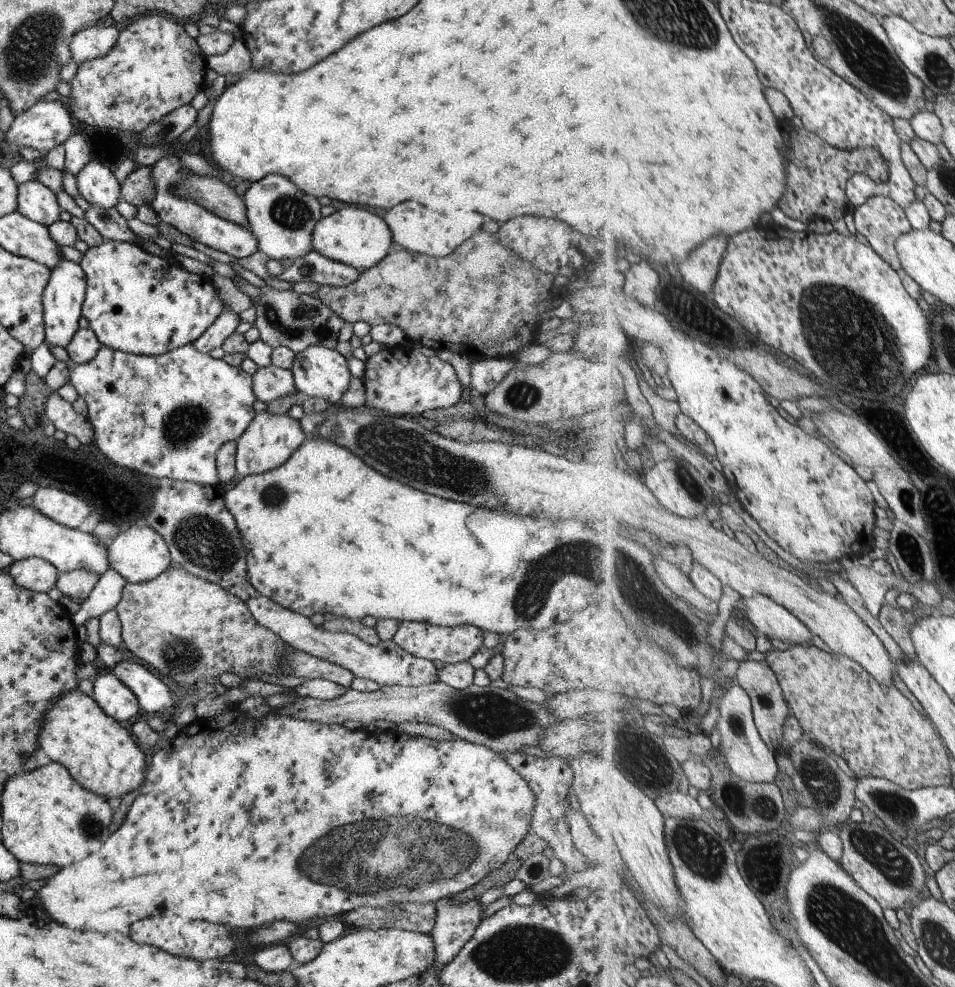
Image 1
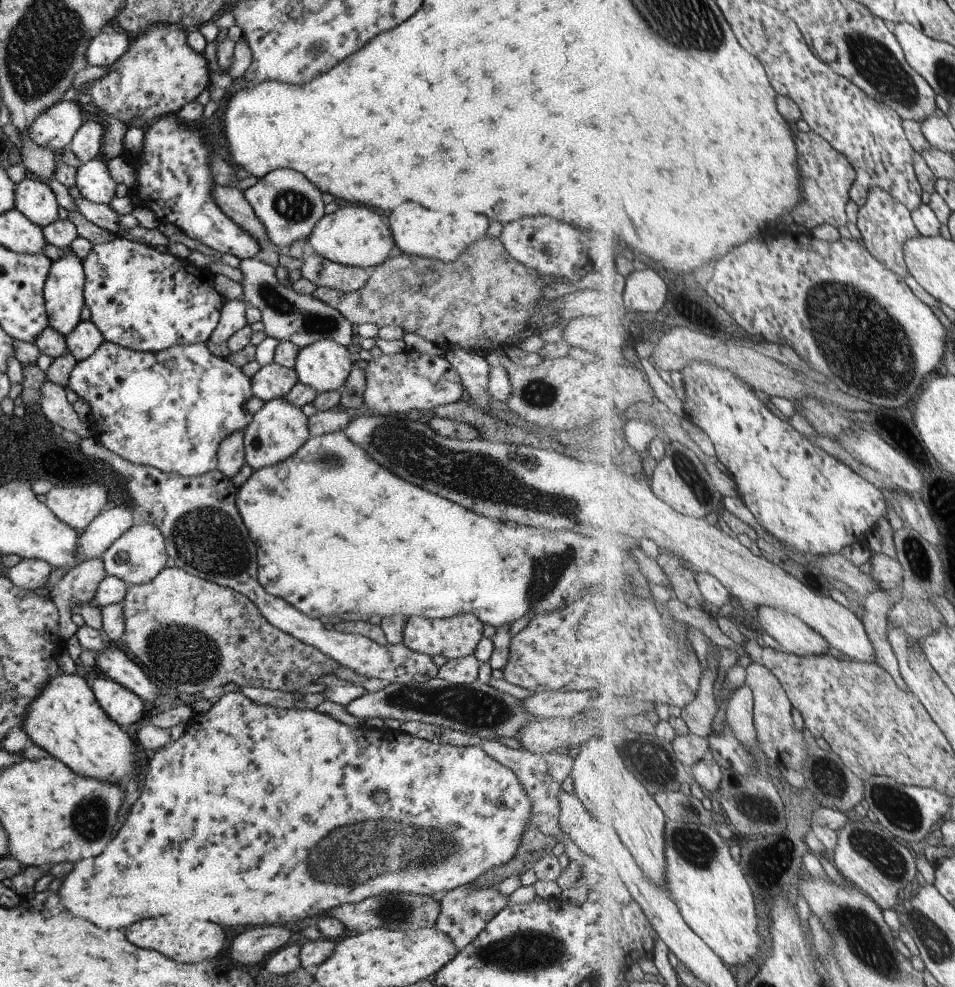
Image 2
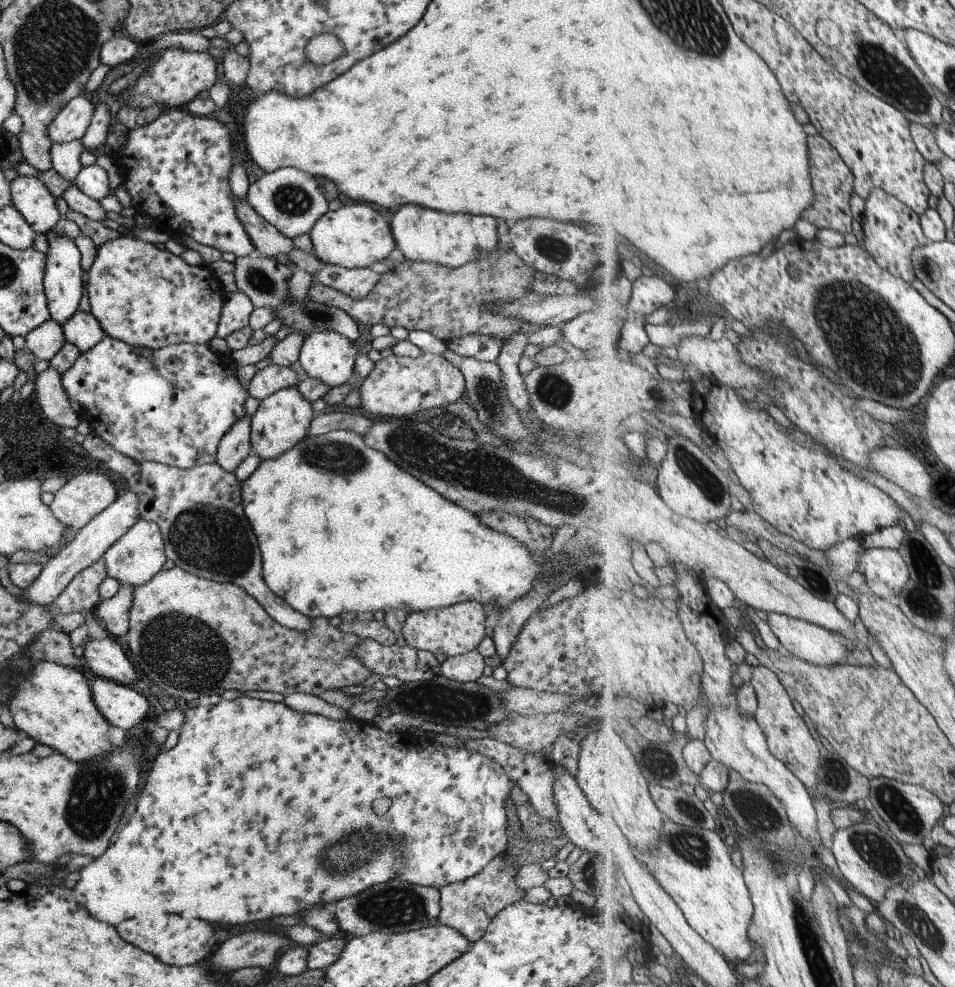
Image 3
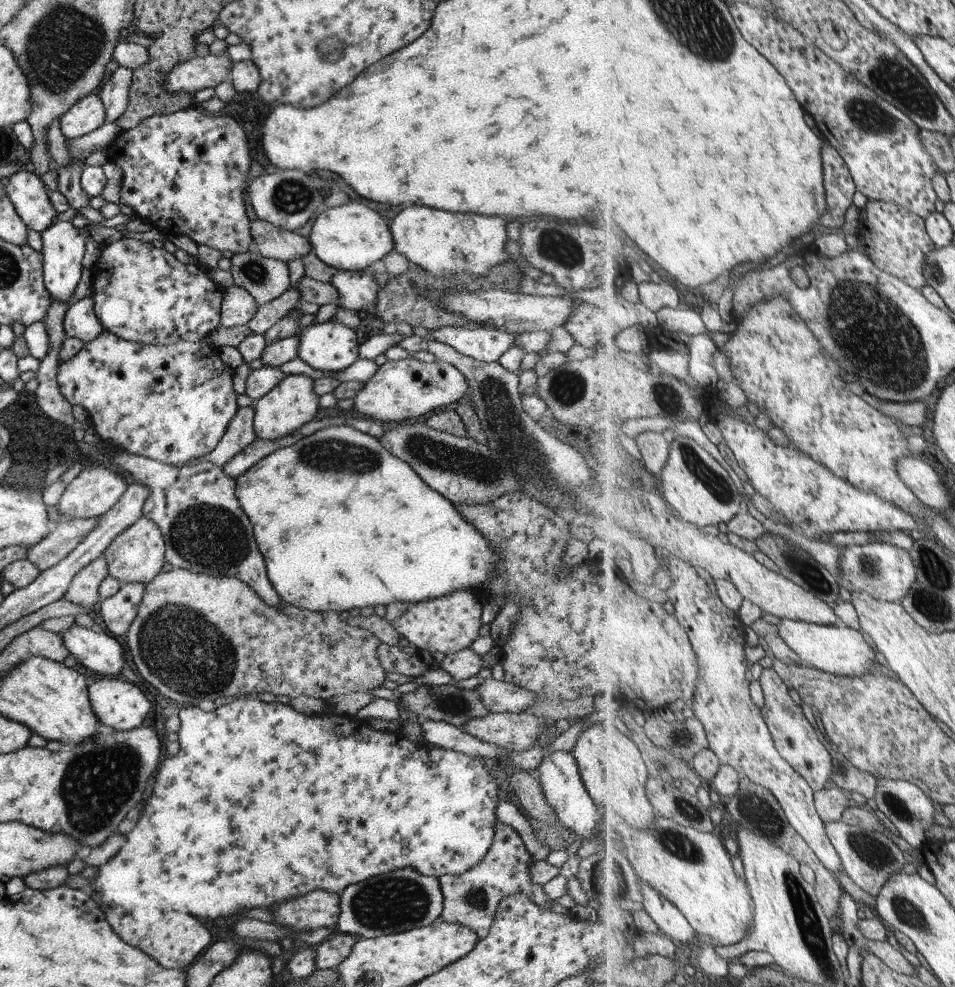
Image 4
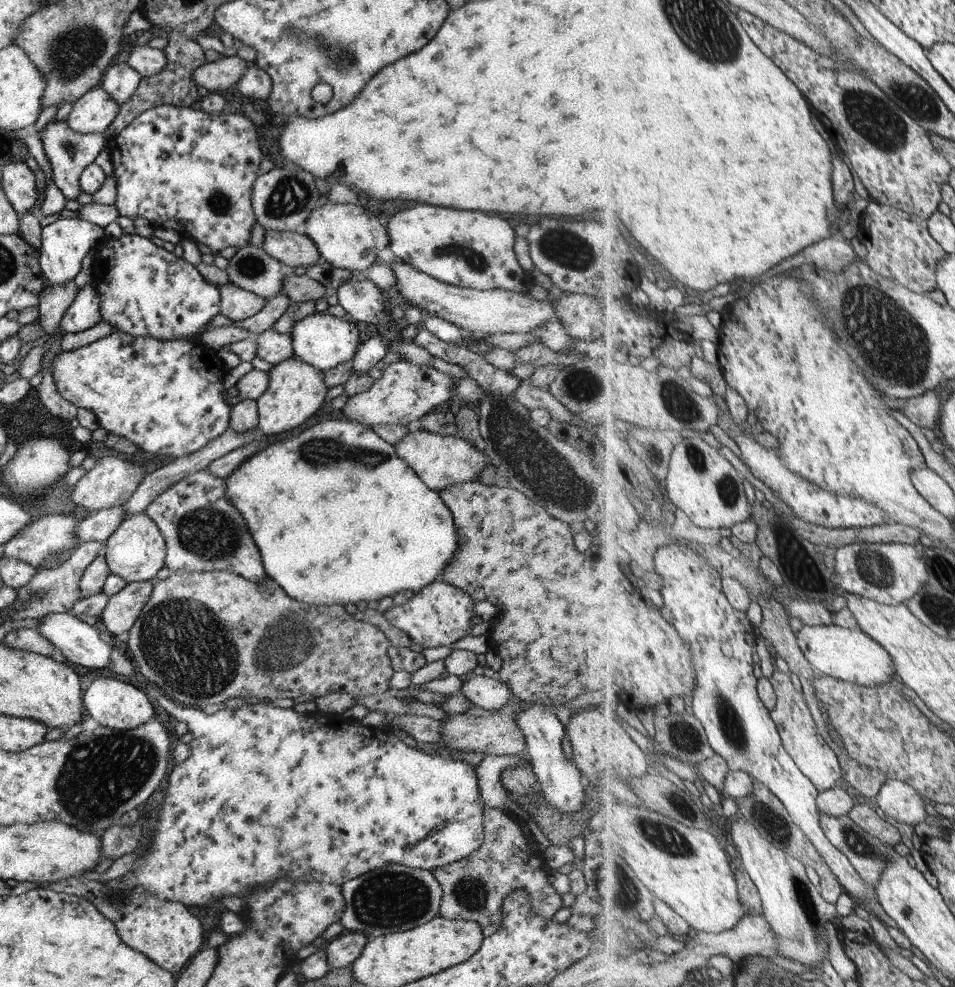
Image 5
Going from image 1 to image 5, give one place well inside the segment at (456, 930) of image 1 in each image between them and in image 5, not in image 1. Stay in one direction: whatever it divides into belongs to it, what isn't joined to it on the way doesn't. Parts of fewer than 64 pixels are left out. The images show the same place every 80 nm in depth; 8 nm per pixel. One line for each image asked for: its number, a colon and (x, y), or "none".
2: (464, 910)
3: (467, 906)
4: (470, 898)
5: (473, 888)

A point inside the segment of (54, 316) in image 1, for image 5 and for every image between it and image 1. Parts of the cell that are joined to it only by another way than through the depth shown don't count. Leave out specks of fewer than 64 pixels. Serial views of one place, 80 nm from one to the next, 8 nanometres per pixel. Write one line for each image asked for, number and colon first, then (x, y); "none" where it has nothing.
2: (62, 291)
3: (61, 281)
4: (62, 246)
5: (64, 242)

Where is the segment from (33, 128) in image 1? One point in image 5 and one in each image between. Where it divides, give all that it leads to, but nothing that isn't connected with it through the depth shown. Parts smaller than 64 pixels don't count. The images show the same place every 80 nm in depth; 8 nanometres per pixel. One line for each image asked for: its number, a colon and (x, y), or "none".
2: (54, 128)
3: (71, 122)
4: (87, 114)
5: (92, 112)

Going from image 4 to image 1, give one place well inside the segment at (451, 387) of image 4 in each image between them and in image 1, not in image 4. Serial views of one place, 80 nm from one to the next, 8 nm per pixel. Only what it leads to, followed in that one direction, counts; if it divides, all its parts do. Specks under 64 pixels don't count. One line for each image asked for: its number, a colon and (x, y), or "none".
1: (400, 382)
2: (401, 384)
3: (396, 386)

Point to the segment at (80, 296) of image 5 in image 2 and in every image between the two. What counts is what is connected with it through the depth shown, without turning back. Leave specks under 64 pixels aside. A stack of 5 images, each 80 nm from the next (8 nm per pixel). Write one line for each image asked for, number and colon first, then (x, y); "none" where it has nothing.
2: (84, 338)
3: (82, 330)
4: (79, 321)

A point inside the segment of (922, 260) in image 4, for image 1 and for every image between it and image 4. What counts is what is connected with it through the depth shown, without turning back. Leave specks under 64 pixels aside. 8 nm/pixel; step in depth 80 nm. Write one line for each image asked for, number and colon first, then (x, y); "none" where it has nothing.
1: (881, 220)
2: (886, 224)
3: (893, 231)

